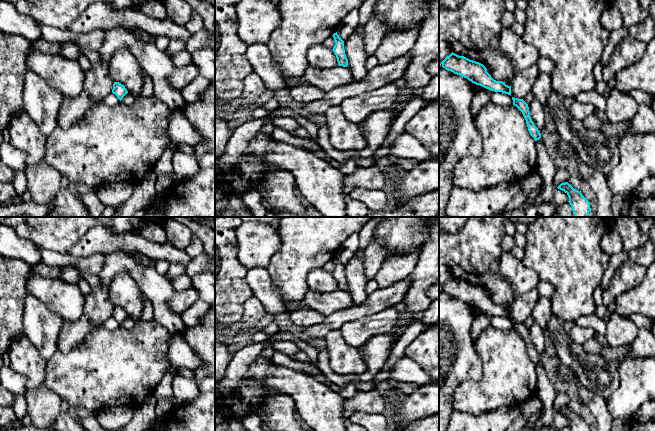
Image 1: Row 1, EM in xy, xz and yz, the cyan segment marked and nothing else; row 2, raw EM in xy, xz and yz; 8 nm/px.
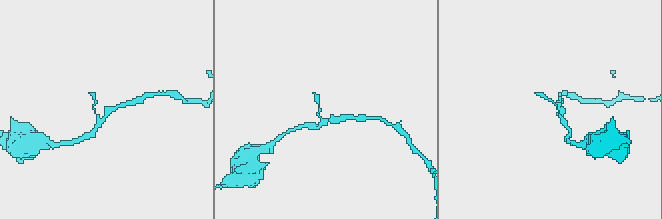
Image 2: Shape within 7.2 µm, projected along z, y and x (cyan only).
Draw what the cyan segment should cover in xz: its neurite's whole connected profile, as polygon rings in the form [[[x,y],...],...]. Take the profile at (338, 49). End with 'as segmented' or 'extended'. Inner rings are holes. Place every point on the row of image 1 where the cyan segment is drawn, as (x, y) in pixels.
[[[334,33],[333,35],[335,45],[333,47],[333,52],[336,55],[337,62],[339,66],[347,67],[348,66],[348,59],[345,54],[344,50],[344,41],[339,37],[339,35]]] | as segmented

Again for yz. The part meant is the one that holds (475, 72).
[[[452,52],[441,62],[441,64],[446,70],[467,78],[476,85],[511,96],[511,86],[506,85],[505,82],[494,80],[487,72],[486,67],[479,62]]] | as segmented

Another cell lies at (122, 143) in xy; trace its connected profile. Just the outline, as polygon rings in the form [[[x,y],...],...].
[[[141,95],[131,105],[121,101],[115,106],[101,103],[68,128],[57,126],[46,137],[43,161],[71,183],[82,183],[95,191],[110,182],[134,185],[154,170],[166,149],[179,151],[180,145],[174,146],[170,139],[169,121],[174,113],[184,113],[184,109],[172,110],[155,97]]]

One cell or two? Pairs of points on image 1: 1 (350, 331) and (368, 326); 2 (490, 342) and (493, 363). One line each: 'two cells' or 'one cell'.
1: one cell
2: one cell

